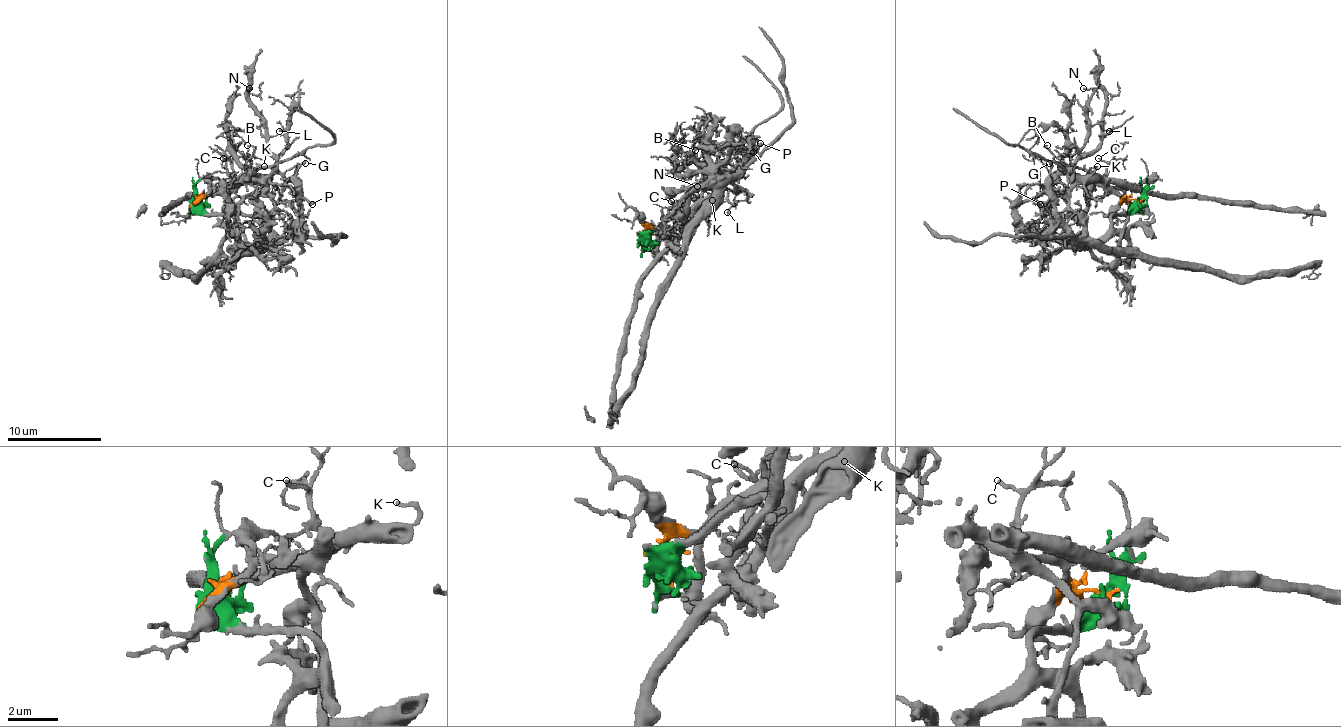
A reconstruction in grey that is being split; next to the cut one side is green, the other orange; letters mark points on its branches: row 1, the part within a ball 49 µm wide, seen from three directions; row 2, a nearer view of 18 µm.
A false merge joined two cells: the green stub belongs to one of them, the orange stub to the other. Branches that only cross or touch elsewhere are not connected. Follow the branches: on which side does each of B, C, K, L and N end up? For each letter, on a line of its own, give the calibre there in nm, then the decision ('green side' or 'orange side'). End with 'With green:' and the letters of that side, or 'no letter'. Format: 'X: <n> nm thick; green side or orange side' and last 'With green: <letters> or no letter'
B: 90 nm thick; orange side
C: 120 nm thick; orange side
K: 120 nm thick; orange side
L: 80 nm thick; orange side
N: 130 nm thick; orange side
With green: no letter

